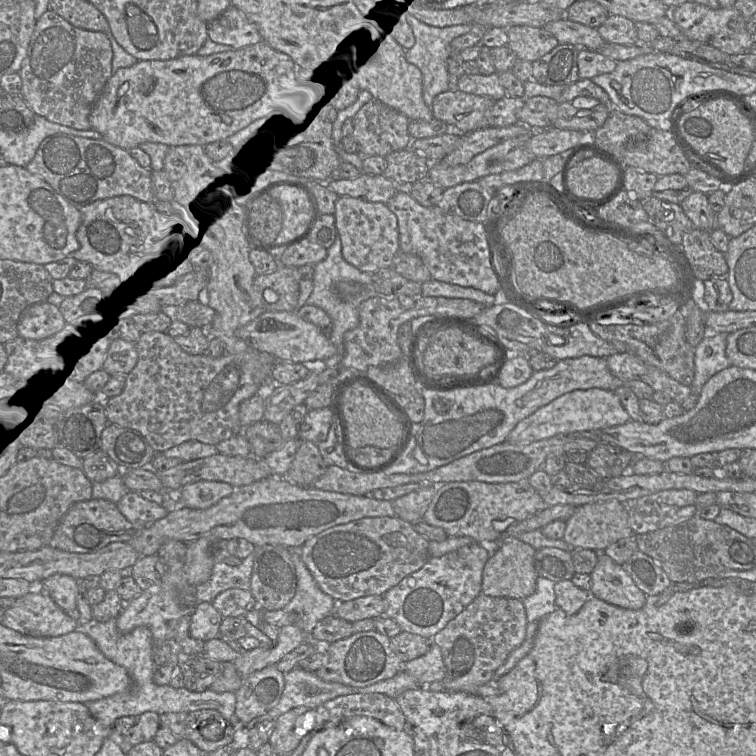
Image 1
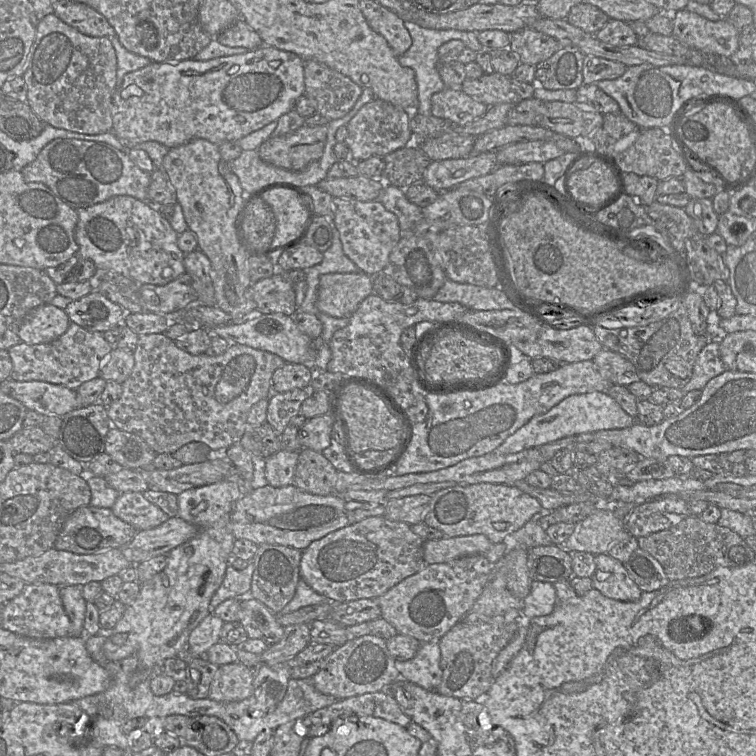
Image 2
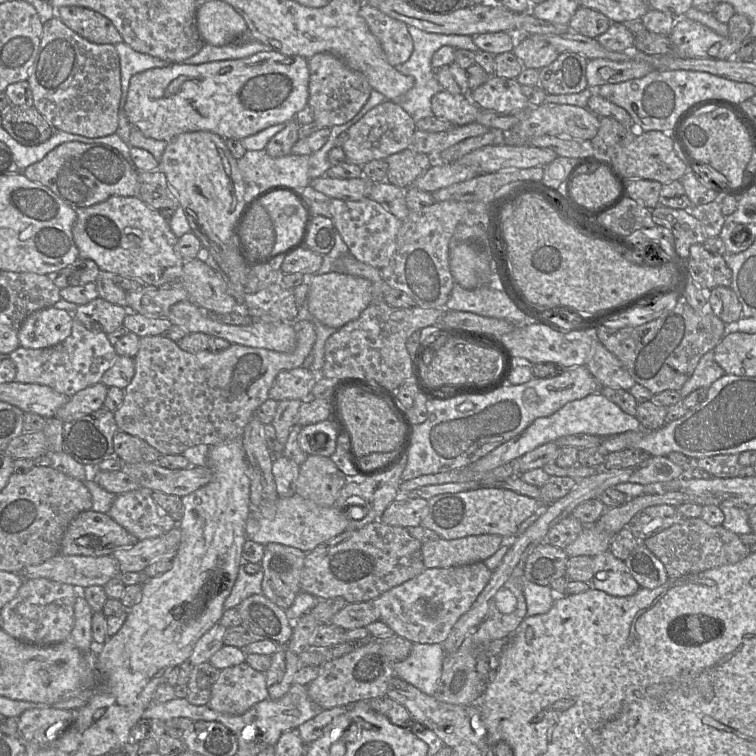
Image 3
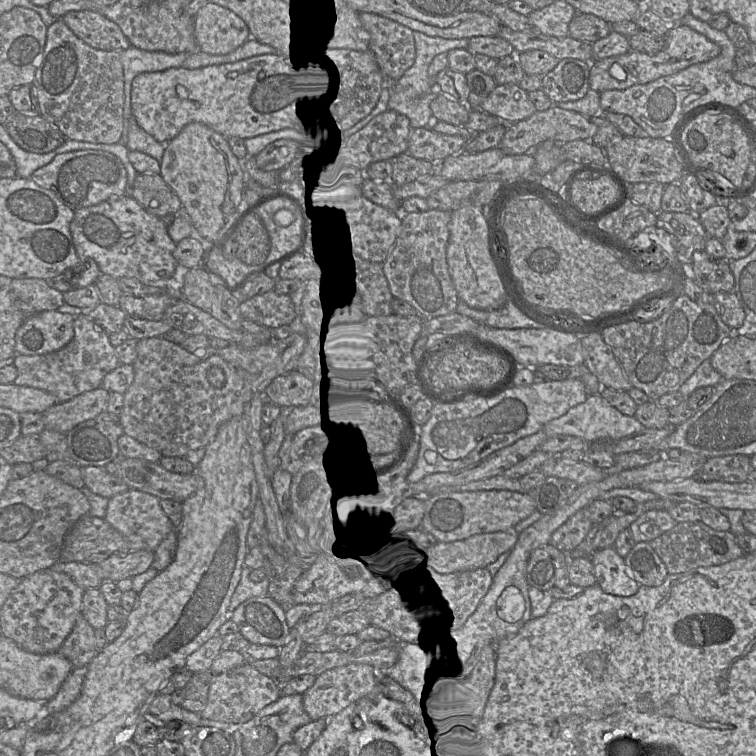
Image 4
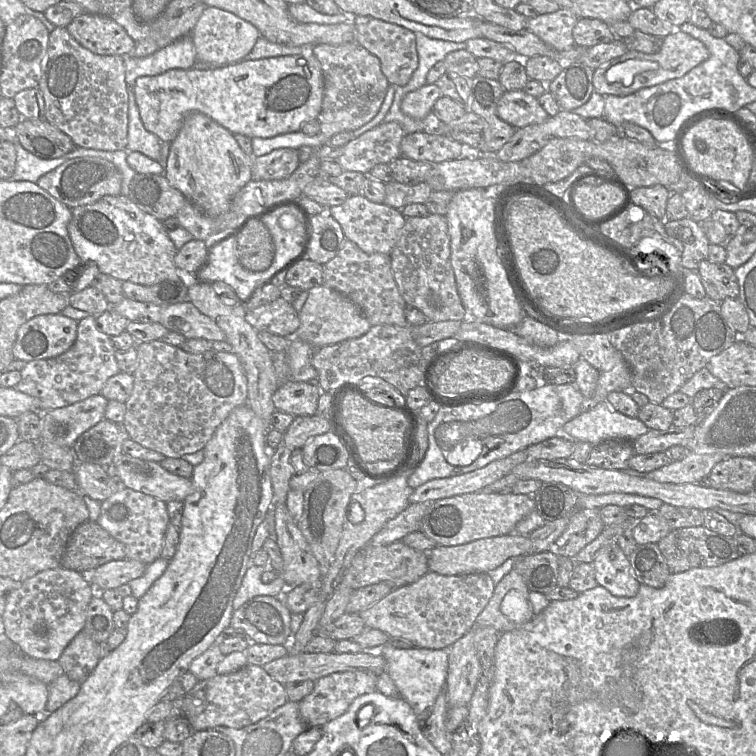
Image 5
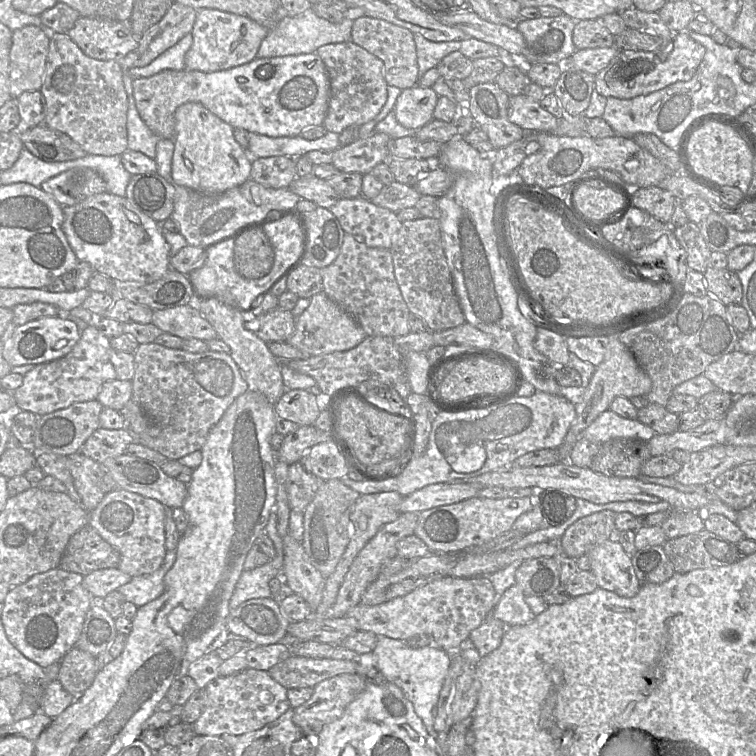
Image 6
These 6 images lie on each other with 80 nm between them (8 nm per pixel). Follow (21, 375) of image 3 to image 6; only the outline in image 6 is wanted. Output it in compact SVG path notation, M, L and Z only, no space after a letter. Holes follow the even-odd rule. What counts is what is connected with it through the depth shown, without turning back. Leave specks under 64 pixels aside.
M88 324L68 354L57 360L35 364L35 367L23 376L22 385L12 393L17 408L43 416L67 408L73 403L96 399L105 382L117 379L111 362L111 348L110 339L94 324Z

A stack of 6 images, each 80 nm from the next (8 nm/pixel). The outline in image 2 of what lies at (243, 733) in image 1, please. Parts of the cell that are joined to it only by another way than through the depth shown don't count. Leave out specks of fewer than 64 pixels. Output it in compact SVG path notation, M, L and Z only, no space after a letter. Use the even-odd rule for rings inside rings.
M100 627L98 634L93 636L84 636L85 646L91 658L99 665L104 667L111 676L110 686L103 692L82 697L74 702L91 718L98 715L109 716L121 721L126 721L132 718L140 717L159 717L164 718L173 714L185 715L188 717L209 715L215 716L224 721L232 730L234 729L233 722L240 724L240 718L244 716L244 711L249 708L248 699L236 702L218 702L210 698L193 699L185 693L170 693L162 696L153 694L150 687L150 680L136 681L135 672L138 667L138 659L132 655L120 661L109 660L103 653L103 645L106 637L103 634L103 629Z

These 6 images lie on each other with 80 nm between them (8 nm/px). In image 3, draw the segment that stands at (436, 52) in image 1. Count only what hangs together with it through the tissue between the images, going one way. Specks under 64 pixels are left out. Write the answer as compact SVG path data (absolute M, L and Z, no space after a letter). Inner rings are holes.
M407 26L413 39L413 52L410 58L396 69L407 76L414 78L413 87L399 100L396 101L416 122L422 118L433 116L431 110L432 97L443 90L436 78L435 70L432 68L431 61L434 53L442 46L452 46L456 49L467 49L473 52L478 50L471 36L468 35L444 35L422 31L414 26Z

